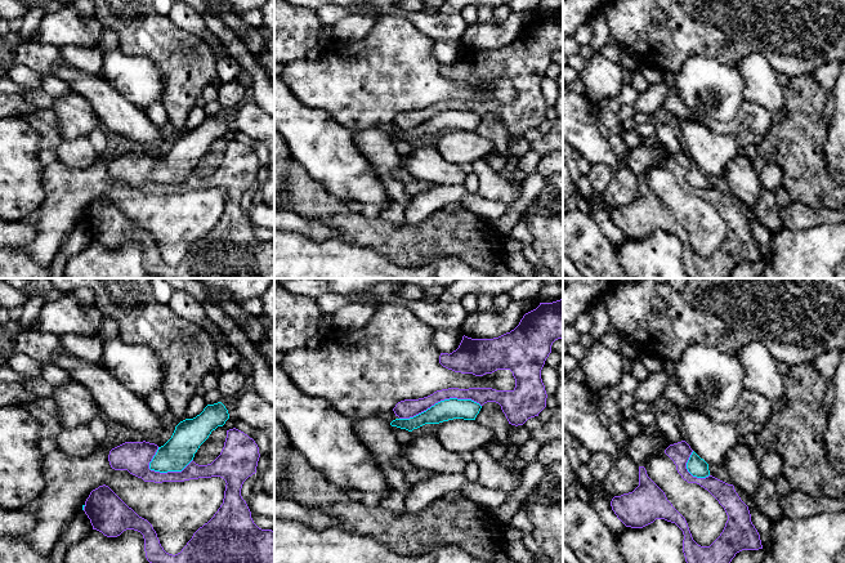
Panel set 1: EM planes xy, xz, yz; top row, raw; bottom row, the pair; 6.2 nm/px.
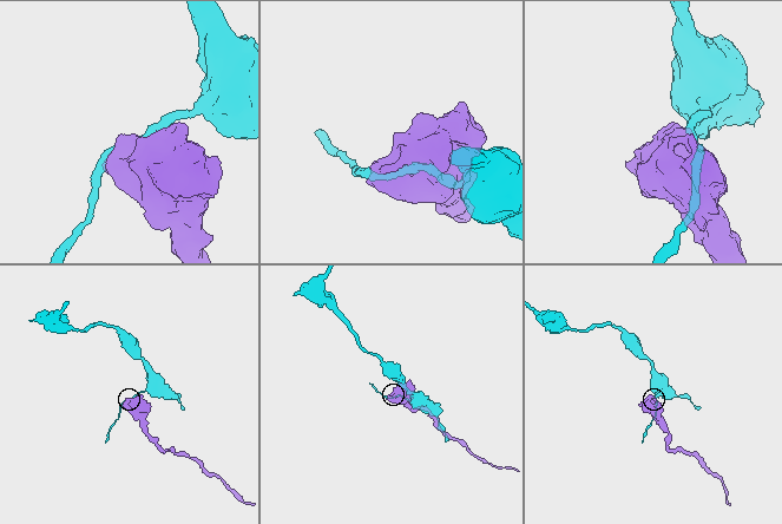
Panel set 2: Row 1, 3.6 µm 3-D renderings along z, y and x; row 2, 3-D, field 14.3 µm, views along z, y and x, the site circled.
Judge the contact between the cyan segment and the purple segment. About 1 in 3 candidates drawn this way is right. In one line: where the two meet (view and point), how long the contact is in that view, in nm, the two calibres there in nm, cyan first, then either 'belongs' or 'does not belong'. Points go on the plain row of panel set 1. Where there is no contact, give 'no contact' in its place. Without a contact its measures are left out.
xz (441, 112) | 500 nm | 130/120 nm | does not belong

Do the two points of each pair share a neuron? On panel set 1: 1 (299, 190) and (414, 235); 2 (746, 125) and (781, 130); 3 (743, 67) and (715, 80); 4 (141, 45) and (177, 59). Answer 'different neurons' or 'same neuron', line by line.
1: same neuron
2: different neurons
3: different neurons
4: same neuron

